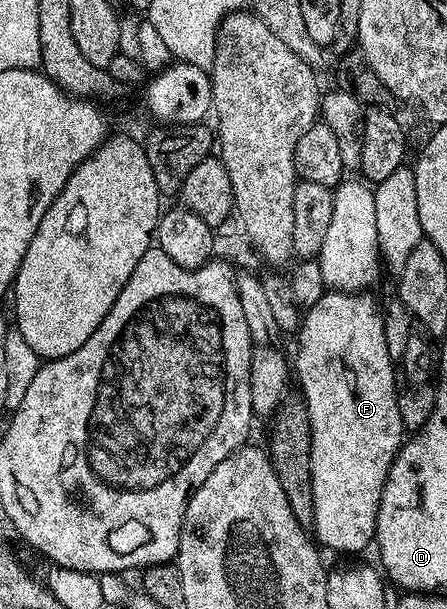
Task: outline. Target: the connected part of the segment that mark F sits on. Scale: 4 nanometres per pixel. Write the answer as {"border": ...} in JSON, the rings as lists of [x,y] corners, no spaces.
{"border":[[[329,290],[304,313],[297,338],[295,380],[301,383],[299,392],[309,415],[315,540],[318,545],[337,552],[361,552],[374,543],[383,486],[406,435],[399,418],[399,383],[393,373],[395,361],[387,352],[384,337],[384,315],[369,294]]]}

